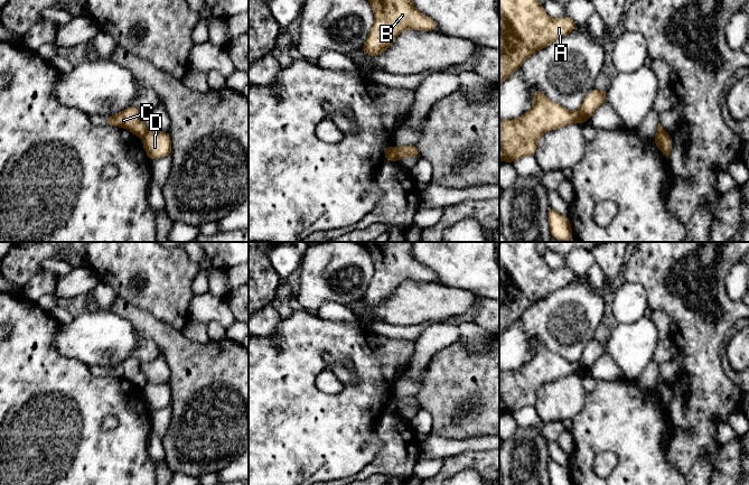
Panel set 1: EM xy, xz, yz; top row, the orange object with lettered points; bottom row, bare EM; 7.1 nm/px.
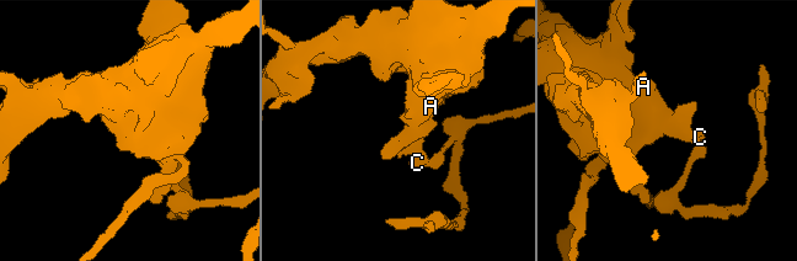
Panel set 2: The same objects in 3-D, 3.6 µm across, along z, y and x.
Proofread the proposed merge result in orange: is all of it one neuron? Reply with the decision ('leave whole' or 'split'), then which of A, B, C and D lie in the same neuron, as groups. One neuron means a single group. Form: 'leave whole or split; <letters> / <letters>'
split; A B C / D

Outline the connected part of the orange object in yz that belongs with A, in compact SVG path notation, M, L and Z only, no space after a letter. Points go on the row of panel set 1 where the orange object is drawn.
M499 0L499 84L518 69L528 56L569 35L575 27L577 24L565 16L550 18L537 0Z

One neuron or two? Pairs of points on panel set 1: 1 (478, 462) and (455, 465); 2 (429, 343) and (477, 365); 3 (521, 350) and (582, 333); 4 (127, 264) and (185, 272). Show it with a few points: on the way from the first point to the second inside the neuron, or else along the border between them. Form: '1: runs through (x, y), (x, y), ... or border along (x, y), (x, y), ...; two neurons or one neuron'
1: runs through (473, 462), (460, 462); one neuron
2: border along (458, 339), (441, 348), (428, 364); two neurons
3: runs through (535, 334), (567, 333); one neuron
4: runs through (141, 272), (170, 272); one neuron

